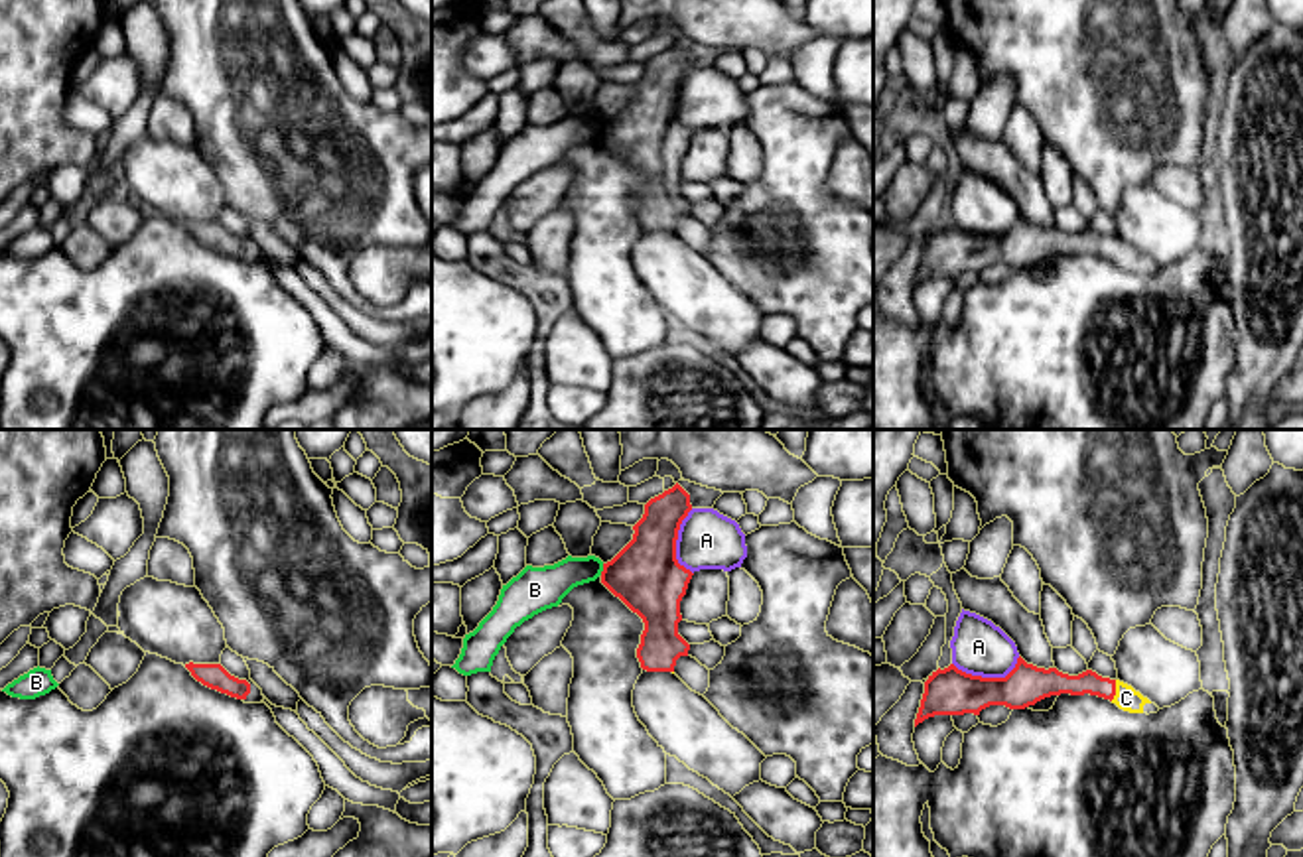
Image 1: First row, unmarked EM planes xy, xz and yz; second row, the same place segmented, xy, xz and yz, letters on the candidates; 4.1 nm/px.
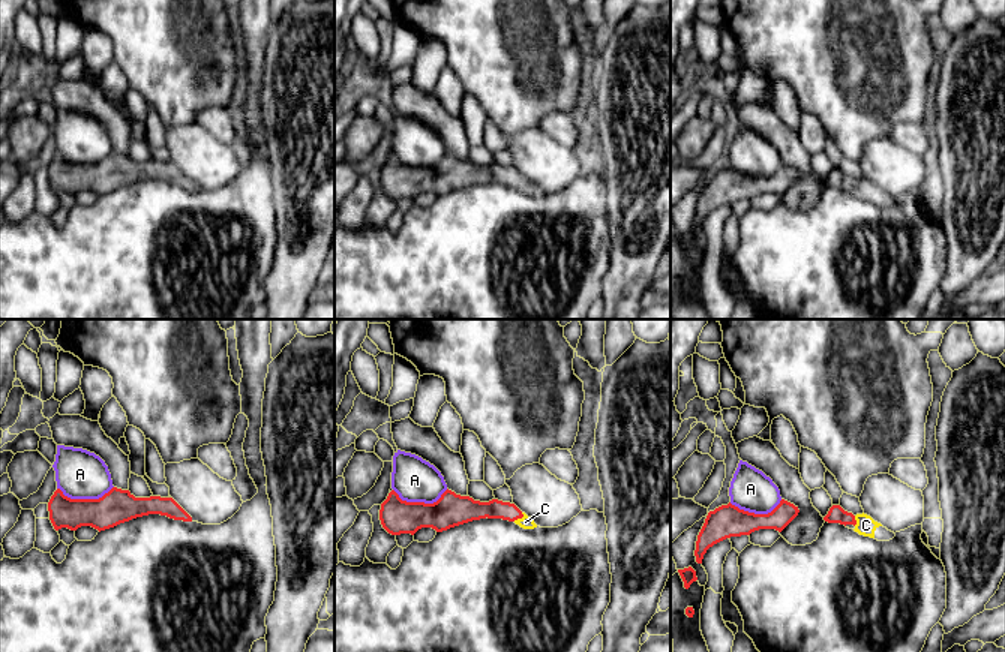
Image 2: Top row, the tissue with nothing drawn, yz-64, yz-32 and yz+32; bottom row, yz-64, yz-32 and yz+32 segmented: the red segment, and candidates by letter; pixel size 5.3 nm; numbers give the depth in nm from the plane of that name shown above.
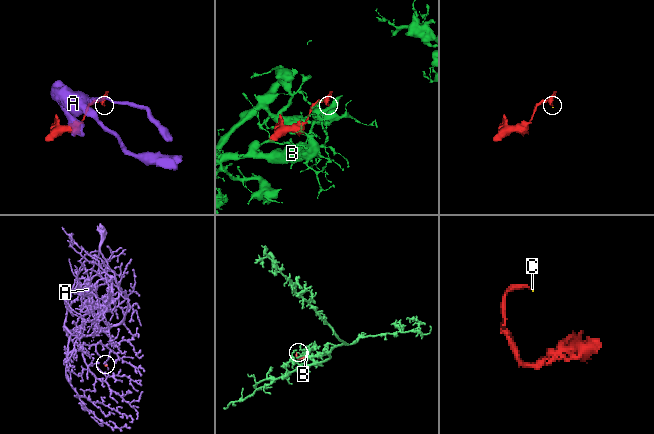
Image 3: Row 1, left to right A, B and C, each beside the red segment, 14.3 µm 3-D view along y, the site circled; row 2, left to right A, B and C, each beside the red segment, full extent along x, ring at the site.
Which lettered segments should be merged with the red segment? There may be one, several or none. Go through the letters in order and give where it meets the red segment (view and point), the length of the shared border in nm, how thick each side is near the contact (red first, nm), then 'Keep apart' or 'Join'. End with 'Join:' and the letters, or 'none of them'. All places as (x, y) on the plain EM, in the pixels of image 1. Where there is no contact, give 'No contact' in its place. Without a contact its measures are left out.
A: Touches red at yz (988, 237). Shared border 280 nm. Thickness 190 nm (red) against 220 nm. Keep apart
B: Touches red at xz (604, 129). Shared border 50 nm. Thickness 280 nm (red) against 160 nm. Keep apart
C: Touches red at yz (1114, 249). Shared border 90 nm. Thickness 100 nm (red) against 100 nm. Join
Join: C

